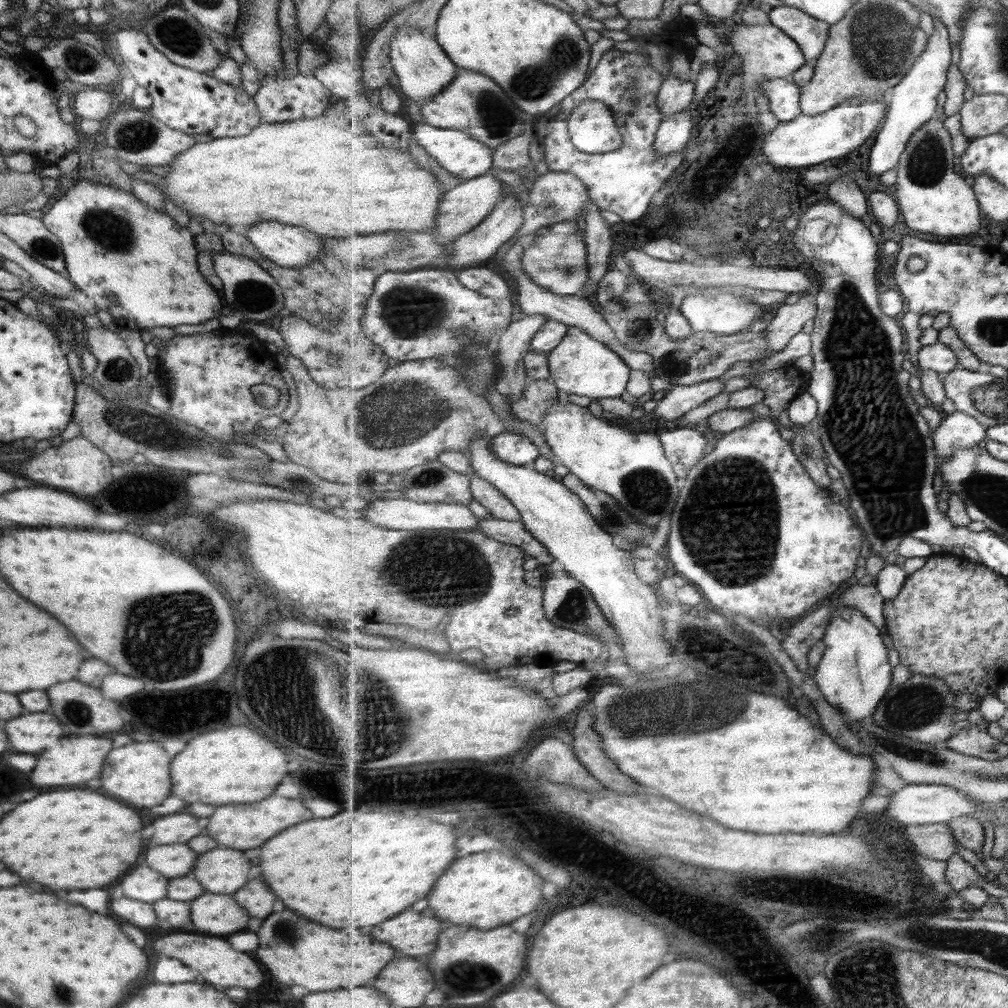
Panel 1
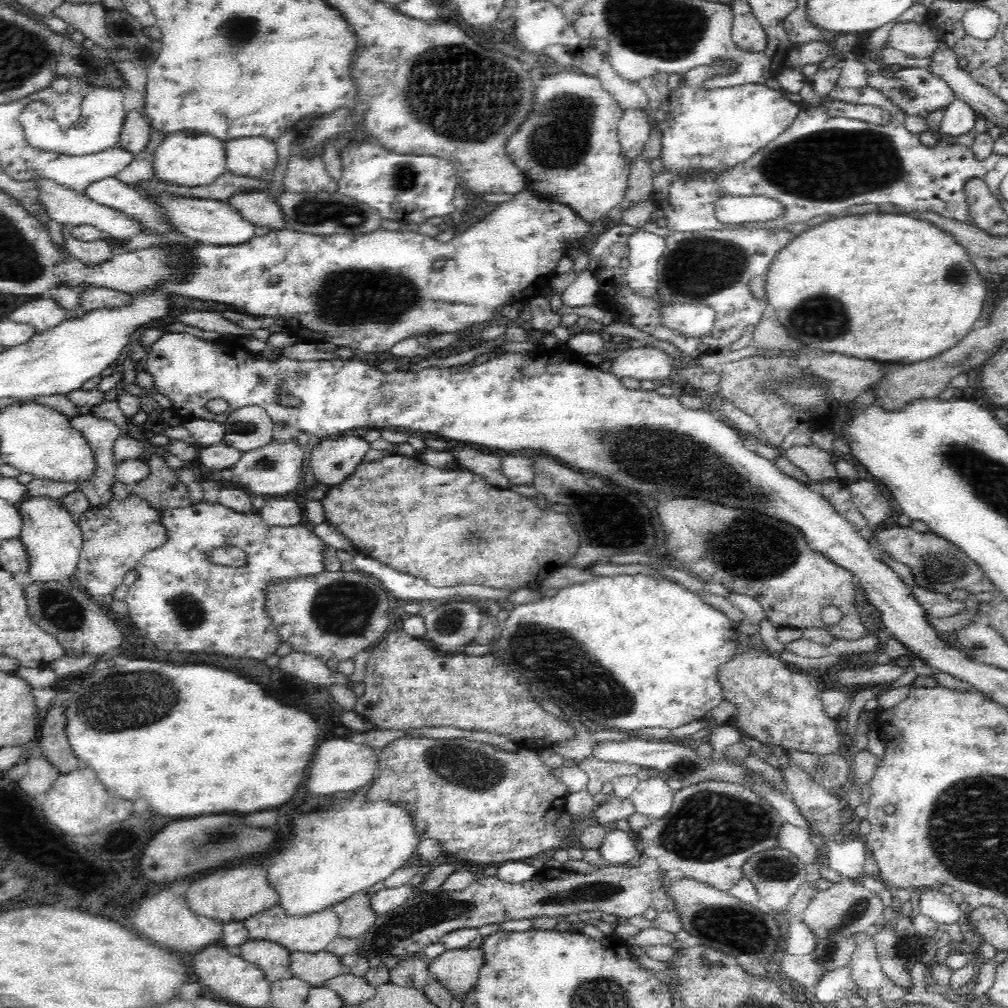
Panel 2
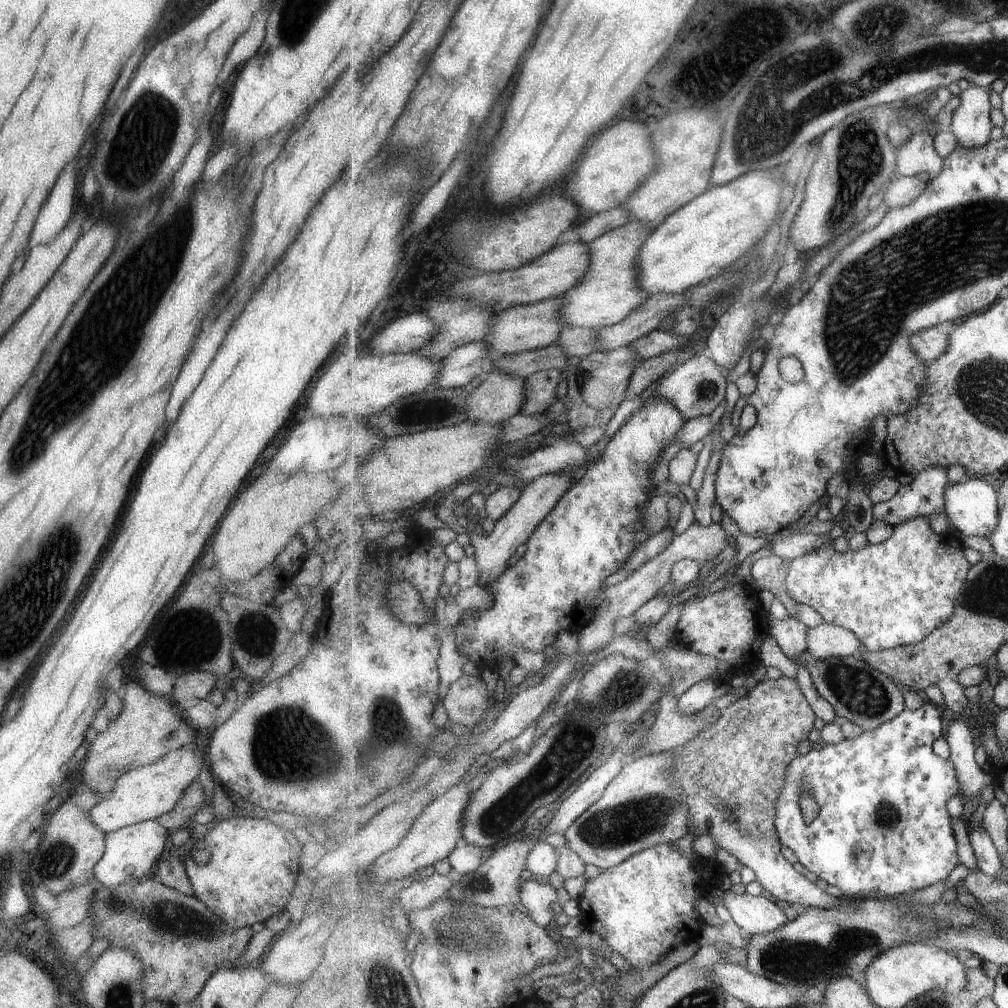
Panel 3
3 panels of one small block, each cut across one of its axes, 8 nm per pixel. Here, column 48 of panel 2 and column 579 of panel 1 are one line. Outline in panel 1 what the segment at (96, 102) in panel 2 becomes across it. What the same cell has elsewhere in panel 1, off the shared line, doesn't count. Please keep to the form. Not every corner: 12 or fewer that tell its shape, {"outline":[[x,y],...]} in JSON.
{"outline":[[583,100],[569,118],[573,146],[587,154],[624,144],[610,109]]}

